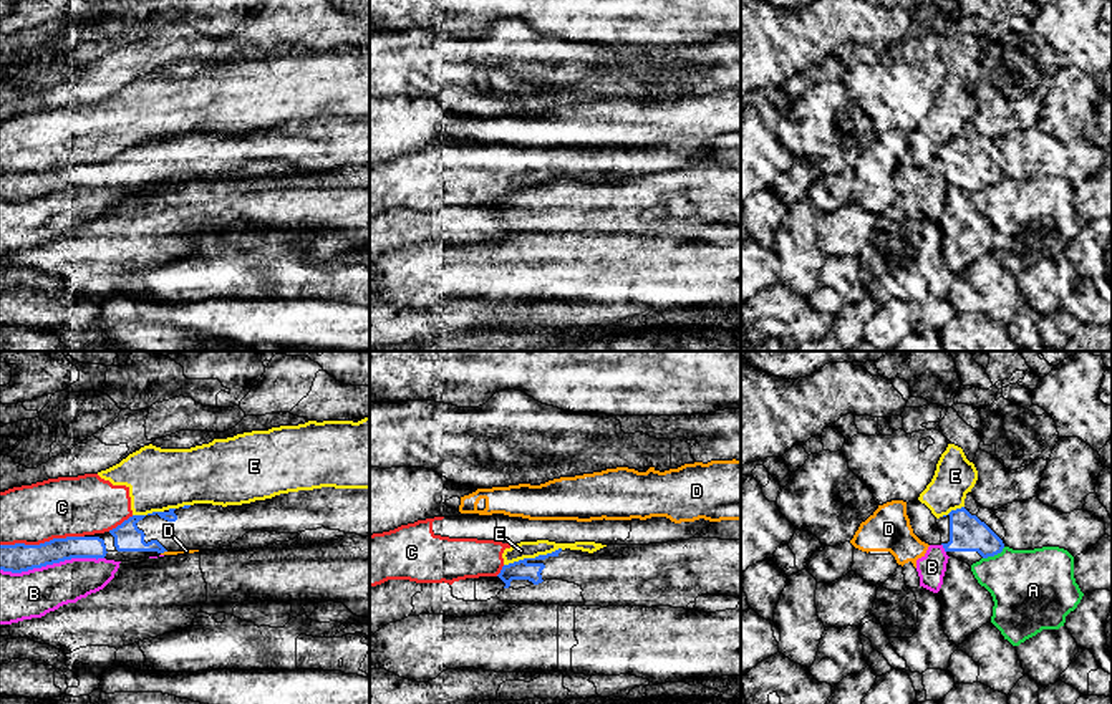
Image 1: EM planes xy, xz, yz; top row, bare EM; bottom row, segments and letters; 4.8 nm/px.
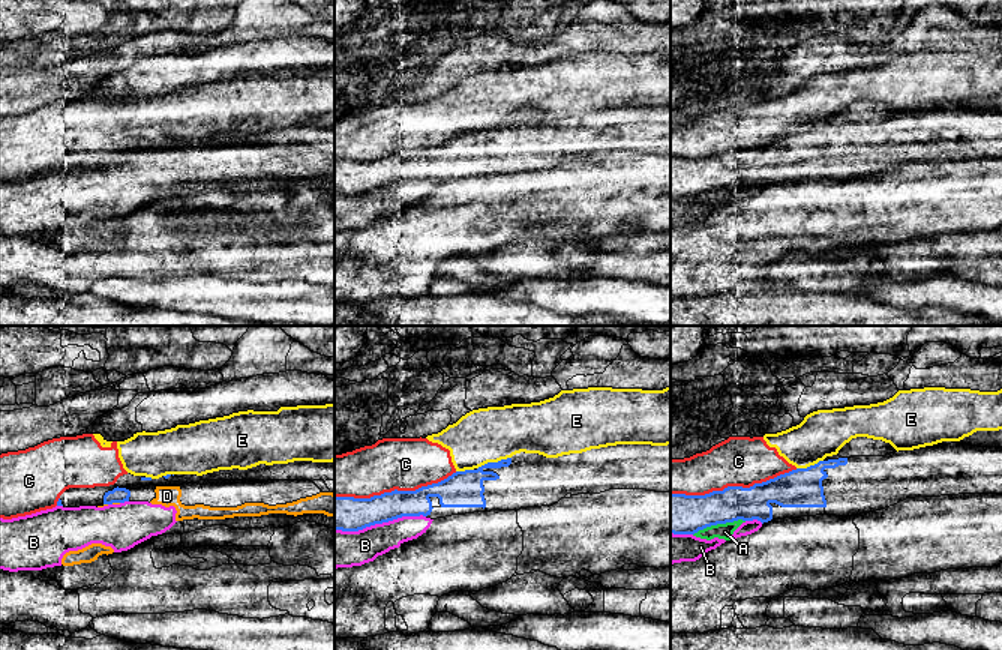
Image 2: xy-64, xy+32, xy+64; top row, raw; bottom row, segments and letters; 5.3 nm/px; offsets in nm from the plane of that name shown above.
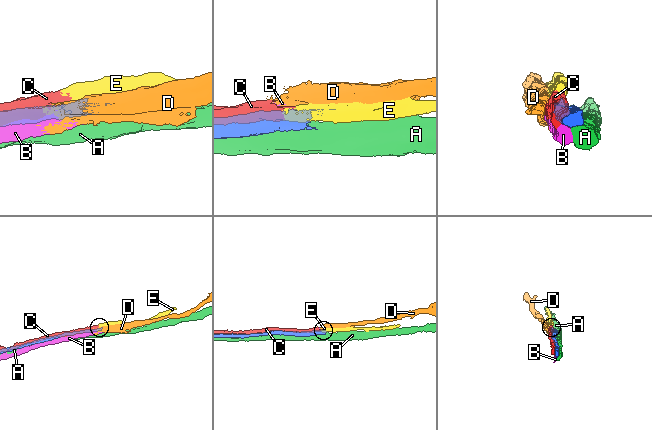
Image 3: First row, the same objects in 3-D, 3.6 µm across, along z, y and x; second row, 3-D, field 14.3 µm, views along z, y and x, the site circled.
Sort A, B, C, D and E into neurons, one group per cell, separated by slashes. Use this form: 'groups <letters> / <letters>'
groups A / B / C E / D

